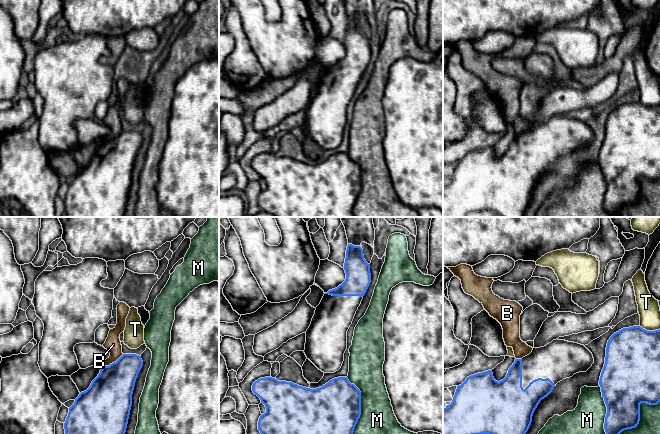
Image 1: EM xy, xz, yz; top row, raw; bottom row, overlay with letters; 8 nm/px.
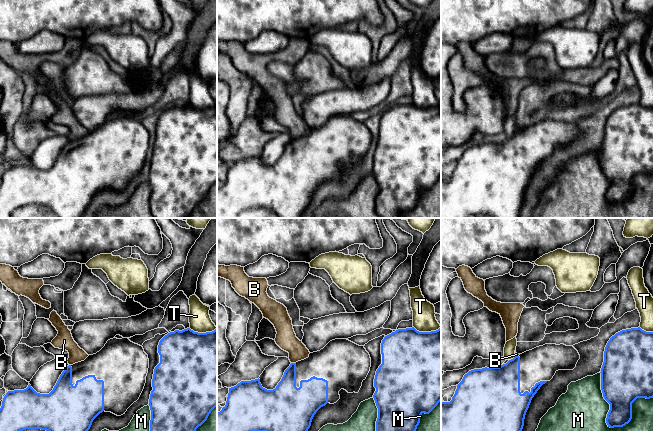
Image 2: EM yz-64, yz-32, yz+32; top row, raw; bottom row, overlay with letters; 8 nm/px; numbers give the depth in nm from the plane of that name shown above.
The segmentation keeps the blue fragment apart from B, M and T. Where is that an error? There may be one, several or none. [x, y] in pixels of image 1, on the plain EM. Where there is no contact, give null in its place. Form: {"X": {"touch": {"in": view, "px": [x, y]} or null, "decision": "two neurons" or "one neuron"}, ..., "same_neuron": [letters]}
{"B": {"touch": {"in": "xy", "px": [112, 139]}, "decision": "two neurons"}, "M": {"touch": {"in": "yz", "px": [639, 196]}, "decision": "two neurons"}, "T": {"touch": {"in": "yz", "px": [649, 107]}, "decision": "two neurons"}, "same_neuron": []}

